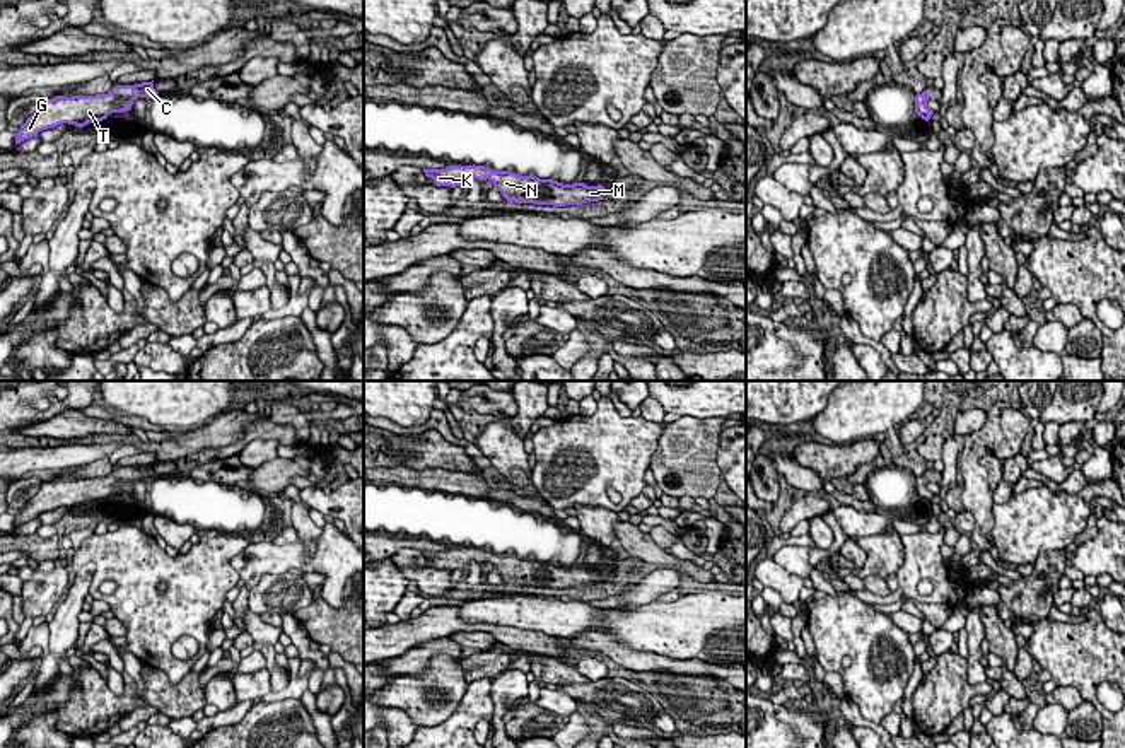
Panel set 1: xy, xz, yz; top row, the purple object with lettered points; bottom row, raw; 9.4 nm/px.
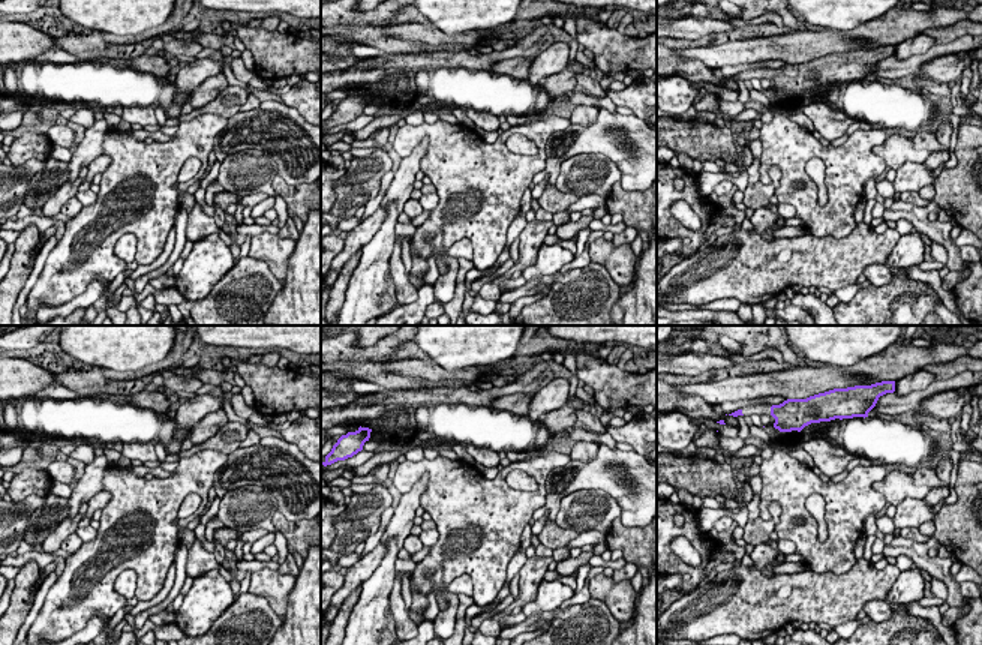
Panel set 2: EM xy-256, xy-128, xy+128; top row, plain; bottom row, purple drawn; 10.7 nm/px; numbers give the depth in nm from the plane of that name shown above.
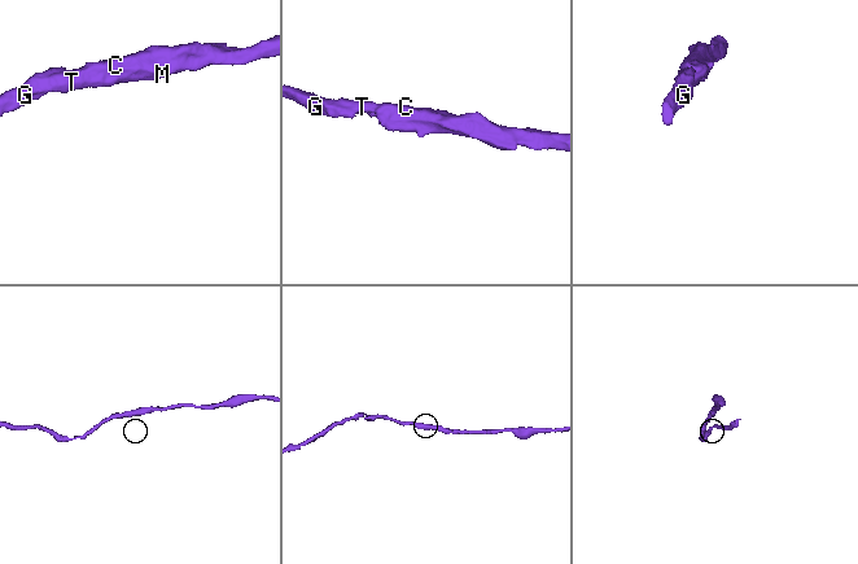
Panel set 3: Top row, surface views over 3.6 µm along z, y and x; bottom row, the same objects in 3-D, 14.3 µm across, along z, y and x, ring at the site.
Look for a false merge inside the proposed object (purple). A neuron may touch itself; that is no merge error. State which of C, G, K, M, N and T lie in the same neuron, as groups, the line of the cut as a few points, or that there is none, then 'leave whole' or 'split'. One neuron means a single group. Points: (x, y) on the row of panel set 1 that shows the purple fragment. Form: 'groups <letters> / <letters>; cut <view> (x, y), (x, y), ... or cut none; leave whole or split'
groups C G K M N T; cut none; leave whole

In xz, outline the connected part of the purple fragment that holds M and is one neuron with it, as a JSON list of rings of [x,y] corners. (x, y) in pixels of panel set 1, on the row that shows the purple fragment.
[[[447,166],[446,169],[423,169],[435,186],[463,186],[469,179],[487,181],[502,193],[507,202],[534,205],[582,205],[587,202],[608,200],[603,196],[604,186],[587,186],[584,183],[563,184],[536,176],[519,176],[510,171],[495,171],[485,166]]]

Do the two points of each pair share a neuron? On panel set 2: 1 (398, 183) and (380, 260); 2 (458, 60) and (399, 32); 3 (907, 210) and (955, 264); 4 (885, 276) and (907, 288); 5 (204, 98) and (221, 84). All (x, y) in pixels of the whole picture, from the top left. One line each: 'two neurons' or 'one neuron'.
1: one neuron
2: two neurons
3: one neuron
4: two neurons
5: one neuron

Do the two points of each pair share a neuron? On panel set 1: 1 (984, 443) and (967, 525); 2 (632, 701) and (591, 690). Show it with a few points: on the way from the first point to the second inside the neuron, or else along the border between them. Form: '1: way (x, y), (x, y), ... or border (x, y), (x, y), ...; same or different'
1: border (967, 509), (973, 518), (970, 535); different
2: way (622, 699), (601, 695); same

